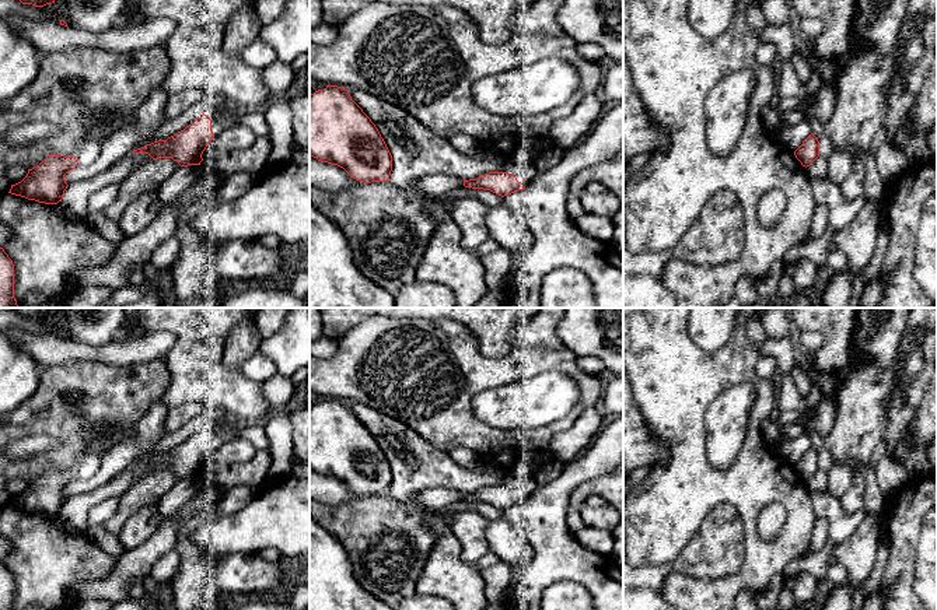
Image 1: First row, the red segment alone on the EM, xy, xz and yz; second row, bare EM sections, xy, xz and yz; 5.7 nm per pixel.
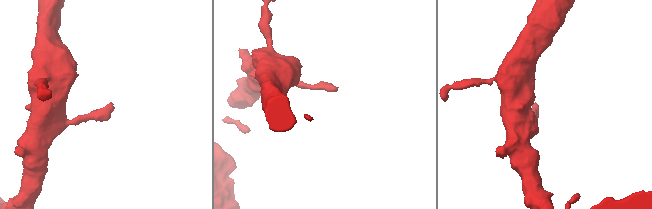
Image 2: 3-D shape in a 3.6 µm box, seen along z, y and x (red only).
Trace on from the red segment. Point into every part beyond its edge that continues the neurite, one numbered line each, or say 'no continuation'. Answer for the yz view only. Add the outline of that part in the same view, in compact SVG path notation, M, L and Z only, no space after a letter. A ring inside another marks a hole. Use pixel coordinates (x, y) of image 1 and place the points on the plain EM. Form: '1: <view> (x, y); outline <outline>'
no continuation

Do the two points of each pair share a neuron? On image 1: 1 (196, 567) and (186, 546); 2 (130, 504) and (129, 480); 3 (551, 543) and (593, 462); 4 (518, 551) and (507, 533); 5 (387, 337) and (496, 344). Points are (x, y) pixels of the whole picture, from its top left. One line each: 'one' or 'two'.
1: one
2: two
3: one
4: one
5: two

